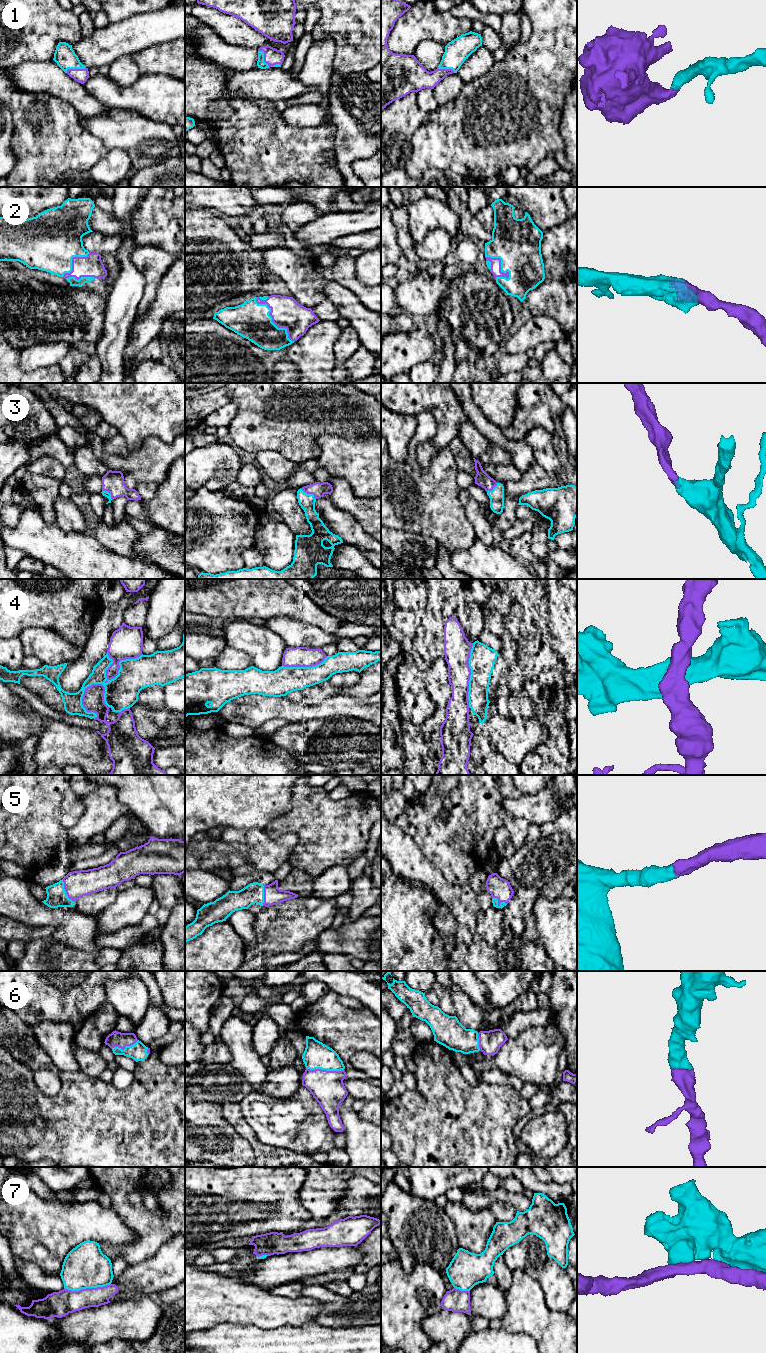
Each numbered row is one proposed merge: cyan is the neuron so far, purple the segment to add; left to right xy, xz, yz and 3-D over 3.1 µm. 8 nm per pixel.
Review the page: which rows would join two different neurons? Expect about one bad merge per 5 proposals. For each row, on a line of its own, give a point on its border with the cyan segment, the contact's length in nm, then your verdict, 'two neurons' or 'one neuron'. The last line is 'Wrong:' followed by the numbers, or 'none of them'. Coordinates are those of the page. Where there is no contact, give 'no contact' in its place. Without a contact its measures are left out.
1: xz (264, 62) | 220 nm | one neuron
2: xz (271, 320) | 480 nm | one neuron
3: xz (309, 494) | 160 nm | one neuron
4: xy (105, 690) | 300 nm | two neurons
5: xy (65, 891) | 220 nm | one neuron
6: xz (325, 1069) | 300 nm | one neuron
7: xy (87, 1287) | 380 nm | two neurons
Wrong: 4, 7

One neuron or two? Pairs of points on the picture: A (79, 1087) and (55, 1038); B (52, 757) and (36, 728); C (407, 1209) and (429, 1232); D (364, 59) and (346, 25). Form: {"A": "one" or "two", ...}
{"A": "two", "B": "two", "C": "one", "D": "one"}

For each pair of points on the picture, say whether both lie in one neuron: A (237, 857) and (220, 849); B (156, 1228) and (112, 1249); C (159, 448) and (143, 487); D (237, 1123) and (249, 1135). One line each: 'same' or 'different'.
A: same
B: same
C: different
D: same

